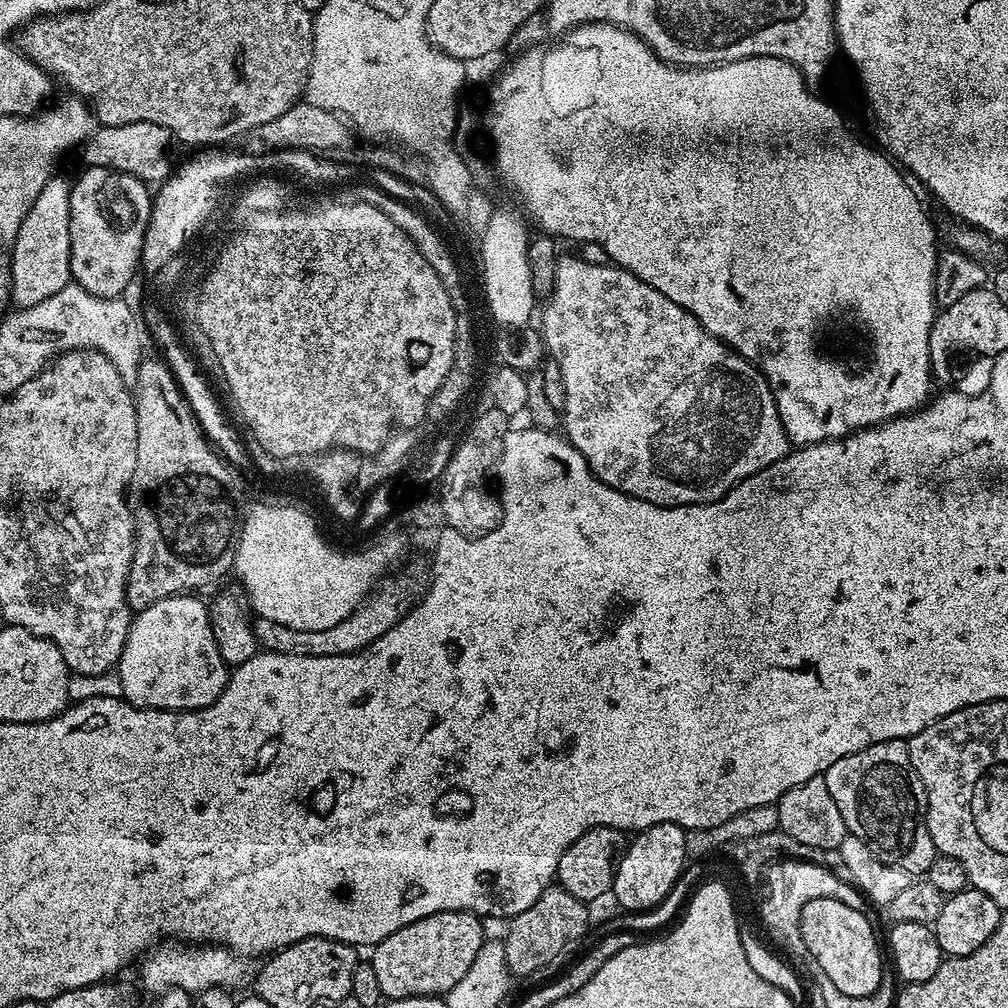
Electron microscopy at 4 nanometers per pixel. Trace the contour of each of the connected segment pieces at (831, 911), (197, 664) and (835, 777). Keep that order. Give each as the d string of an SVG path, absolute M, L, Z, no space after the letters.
M814 898L811 906L808 907L806 914L806 939L808 947L814 949L812 956L821 956L824 964L824 972L832 975L832 981L838 986L838 990L851 997L865 994L872 994L877 987L877 979L882 978L883 972L880 971L882 956L880 948L876 945L876 932L872 929L872 924L863 916L860 908L850 906L841 900L834 898Z
M137 611L135 613L132 625L126 638L126 646L120 655L118 665L118 675L121 680L122 690L124 691L123 699L136 708L165 708L171 712L196 712L199 708L210 706L222 694L222 690L228 685L230 675L229 665L225 664L222 654L218 650L218 642L214 640L214 630L210 618L206 614L200 616L150 616L147 611Z
M887 740L866 746L854 754L846 754L846 758L838 758L834 766L830 766L822 774L826 782L826 790L830 790L830 798L838 802L838 810L842 810L842 818L846 822L849 833L858 837L882 862L890 866L898 866L913 877L925 875L938 855L928 829L928 803L922 782L910 762L910 750L907 740Z

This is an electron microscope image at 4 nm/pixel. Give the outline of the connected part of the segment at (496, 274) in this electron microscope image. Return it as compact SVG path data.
M493 211L489 225L482 229L480 260L484 263L484 296L488 299L488 312L504 324L505 329L522 328L529 323L532 307L538 297L532 292L528 242L530 231L512 212Z

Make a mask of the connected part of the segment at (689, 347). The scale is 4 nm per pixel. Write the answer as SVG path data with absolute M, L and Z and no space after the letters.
M579 255L568 256L557 259L556 262L556 281L552 287L552 295L547 297L544 308L544 328L542 327L542 344L546 349L547 355L551 359L558 362L558 366L562 370L562 382L566 386L566 406L562 409L562 432L575 448L586 458L586 462L592 468L592 475L597 476L603 484L608 484L612 488L616 488L619 492L625 492L628 496L633 496L639 500L645 500L651 504L657 504L659 508L676 508L679 504L711 504L721 500L731 488L736 487L741 480L745 480L747 476L758 474L766 466L770 466L774 462L778 462L790 451L790 441L787 432L784 431L784 424L780 421L780 415L776 409L776 399L774 394L768 389L768 380L764 377L764 373L746 357L740 356L735 349L729 347L724 341L719 340L714 334L707 332L706 329L698 322L698 318L694 318L694 314L690 314L682 306L678 306L678 302L670 302L670 298L666 298L666 294L662 294L658 290L654 290L654 286L650 286L646 282L642 282L632 273L627 272L619 266L591 265L590 262L581 259Z

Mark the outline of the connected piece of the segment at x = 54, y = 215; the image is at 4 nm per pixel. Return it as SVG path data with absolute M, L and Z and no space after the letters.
M53 178L38 194L32 208L26 214L15 244L11 245L12 297L20 308L29 308L42 298L56 294L72 280L70 270L70 193L69 181Z

